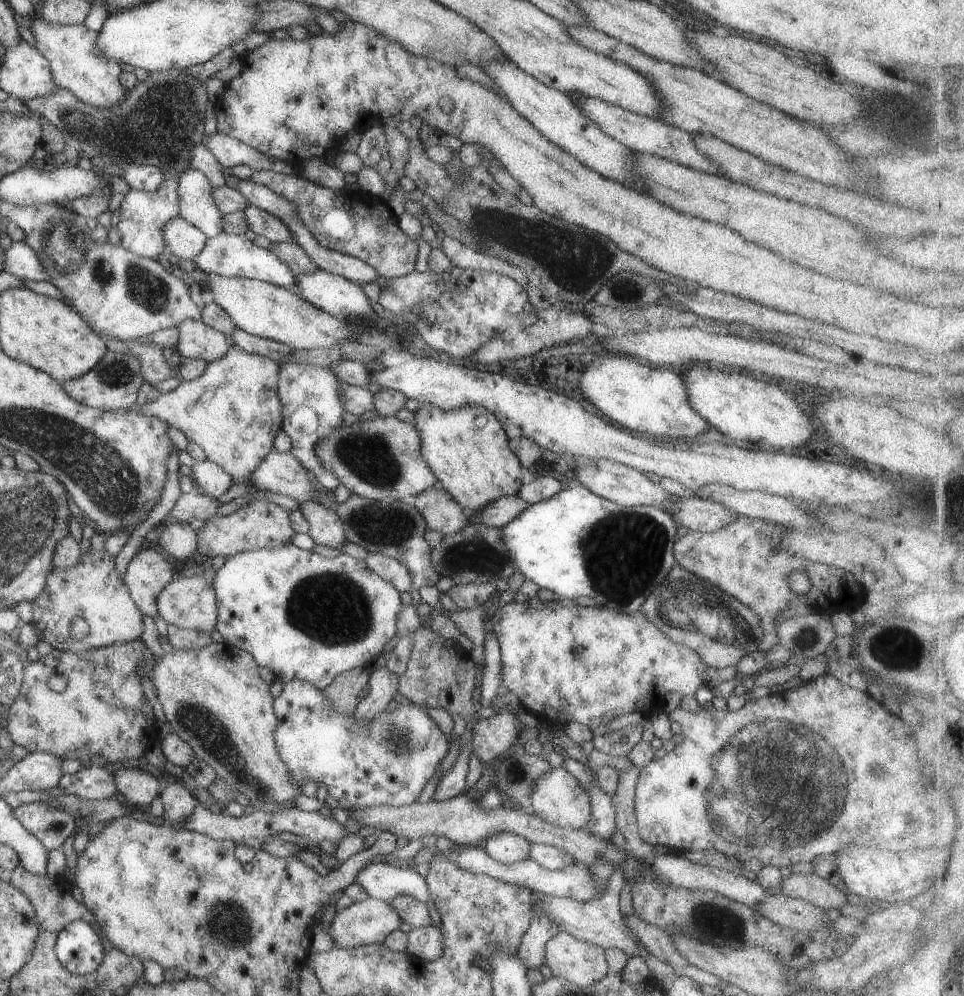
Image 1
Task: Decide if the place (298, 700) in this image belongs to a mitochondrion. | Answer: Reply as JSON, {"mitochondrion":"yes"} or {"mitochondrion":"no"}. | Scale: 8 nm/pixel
{"mitochondrion":"no"}

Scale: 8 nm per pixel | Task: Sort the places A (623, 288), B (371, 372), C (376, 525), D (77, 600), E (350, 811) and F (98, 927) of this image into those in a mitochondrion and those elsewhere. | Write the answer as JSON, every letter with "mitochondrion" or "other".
{"A":"mitochondrion","B":"other","C":"mitochondrion","D":"other","E":"other","F":"other"}

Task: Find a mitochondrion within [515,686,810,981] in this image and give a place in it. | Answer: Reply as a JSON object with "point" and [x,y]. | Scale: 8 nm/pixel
{"point":[710,919]}

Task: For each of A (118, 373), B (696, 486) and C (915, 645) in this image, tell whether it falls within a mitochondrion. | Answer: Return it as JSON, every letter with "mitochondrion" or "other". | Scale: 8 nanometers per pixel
{"A":"mitochondrion","B":"other","C":"mitochondrion"}

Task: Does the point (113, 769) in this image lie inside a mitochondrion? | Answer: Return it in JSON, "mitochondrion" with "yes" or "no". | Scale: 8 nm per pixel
{"mitochondrion":"no"}

